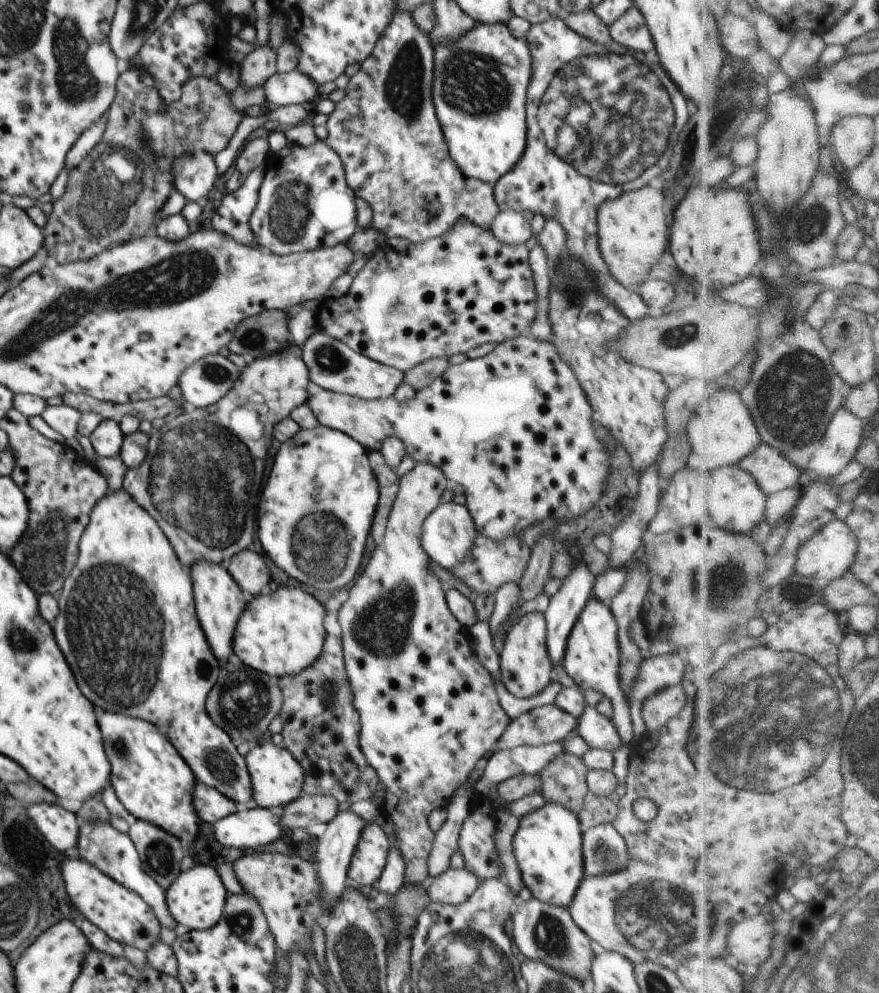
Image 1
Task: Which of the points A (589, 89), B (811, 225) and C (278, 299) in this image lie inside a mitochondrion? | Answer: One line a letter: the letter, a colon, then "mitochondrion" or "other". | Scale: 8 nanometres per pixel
A: mitochondrion
B: mitochondrion
C: other

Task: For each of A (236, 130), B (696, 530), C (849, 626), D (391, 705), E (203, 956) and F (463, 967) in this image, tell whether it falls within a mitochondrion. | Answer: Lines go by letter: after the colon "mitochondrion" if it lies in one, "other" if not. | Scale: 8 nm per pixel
A: other
B: other
C: other
D: other
E: other
F: mitochondrion

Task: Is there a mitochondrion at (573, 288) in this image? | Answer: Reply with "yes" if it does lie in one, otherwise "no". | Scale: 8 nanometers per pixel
yes

